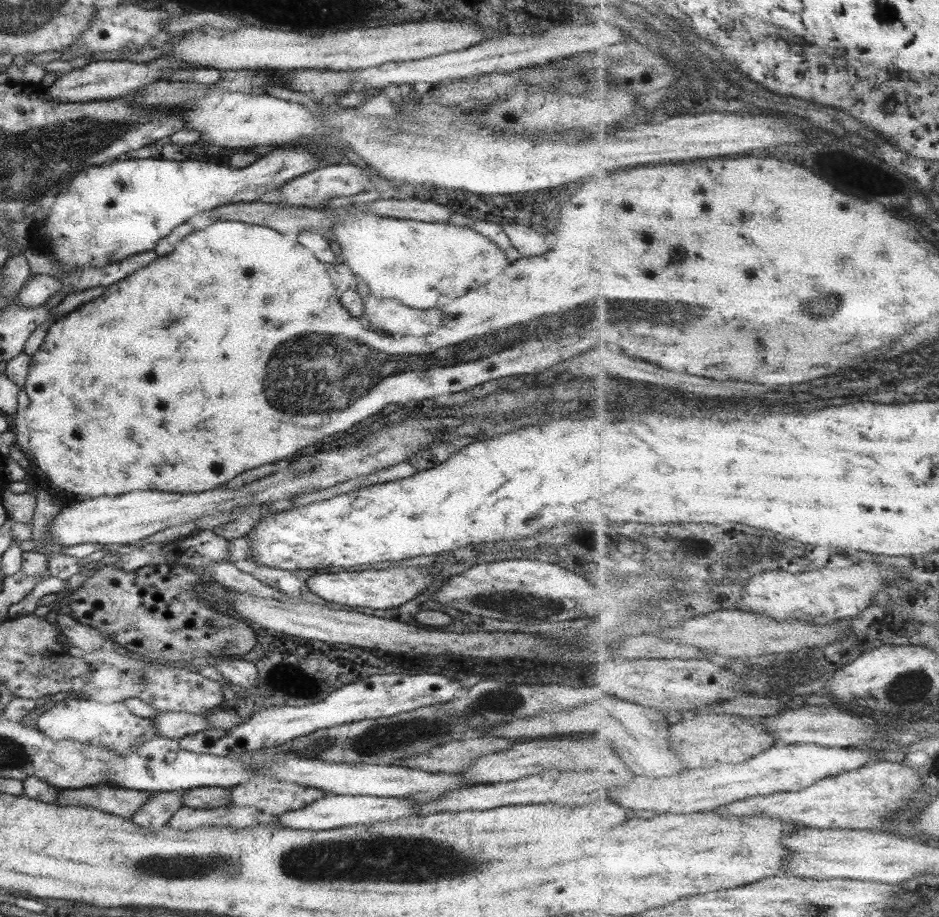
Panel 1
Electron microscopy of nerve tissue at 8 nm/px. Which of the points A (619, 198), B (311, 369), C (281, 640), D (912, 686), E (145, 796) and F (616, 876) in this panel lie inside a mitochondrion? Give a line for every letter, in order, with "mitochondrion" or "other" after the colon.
A: other
B: mitochondrion
C: other
D: mitochondrion
E: other
F: other

